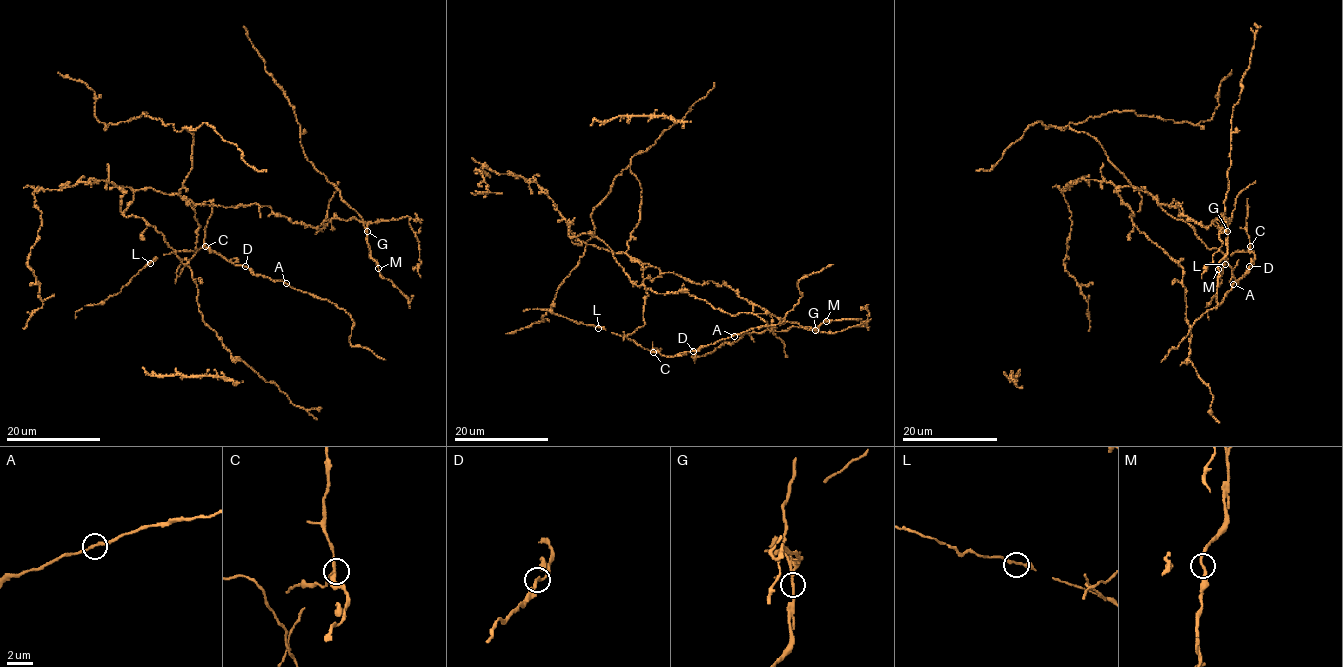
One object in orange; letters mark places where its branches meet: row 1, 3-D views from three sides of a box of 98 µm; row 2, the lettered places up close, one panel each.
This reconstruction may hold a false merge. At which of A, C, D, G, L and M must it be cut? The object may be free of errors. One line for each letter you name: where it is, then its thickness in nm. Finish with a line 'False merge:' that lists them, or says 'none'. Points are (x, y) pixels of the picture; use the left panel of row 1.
G: (367, 231) | 190 nm
False merge: G

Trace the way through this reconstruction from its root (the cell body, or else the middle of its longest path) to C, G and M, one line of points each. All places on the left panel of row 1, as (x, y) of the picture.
C: (134, 189), (178, 194), (194, 209), (200, 227), (196, 253), (178, 276), (183, 252), (205, 246)
G: (134, 189), (178, 194), (195, 205), (258, 203), (314, 227), (329, 219), (355, 218), (368, 230)
M: (134, 189), (178, 194), (195, 205), (258, 203), (314, 227), (329, 219), (355, 218), (363, 223), (378, 268)

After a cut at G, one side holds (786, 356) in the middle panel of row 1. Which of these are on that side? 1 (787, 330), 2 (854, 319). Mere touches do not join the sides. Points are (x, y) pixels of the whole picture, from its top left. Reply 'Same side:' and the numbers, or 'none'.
Same side: none

